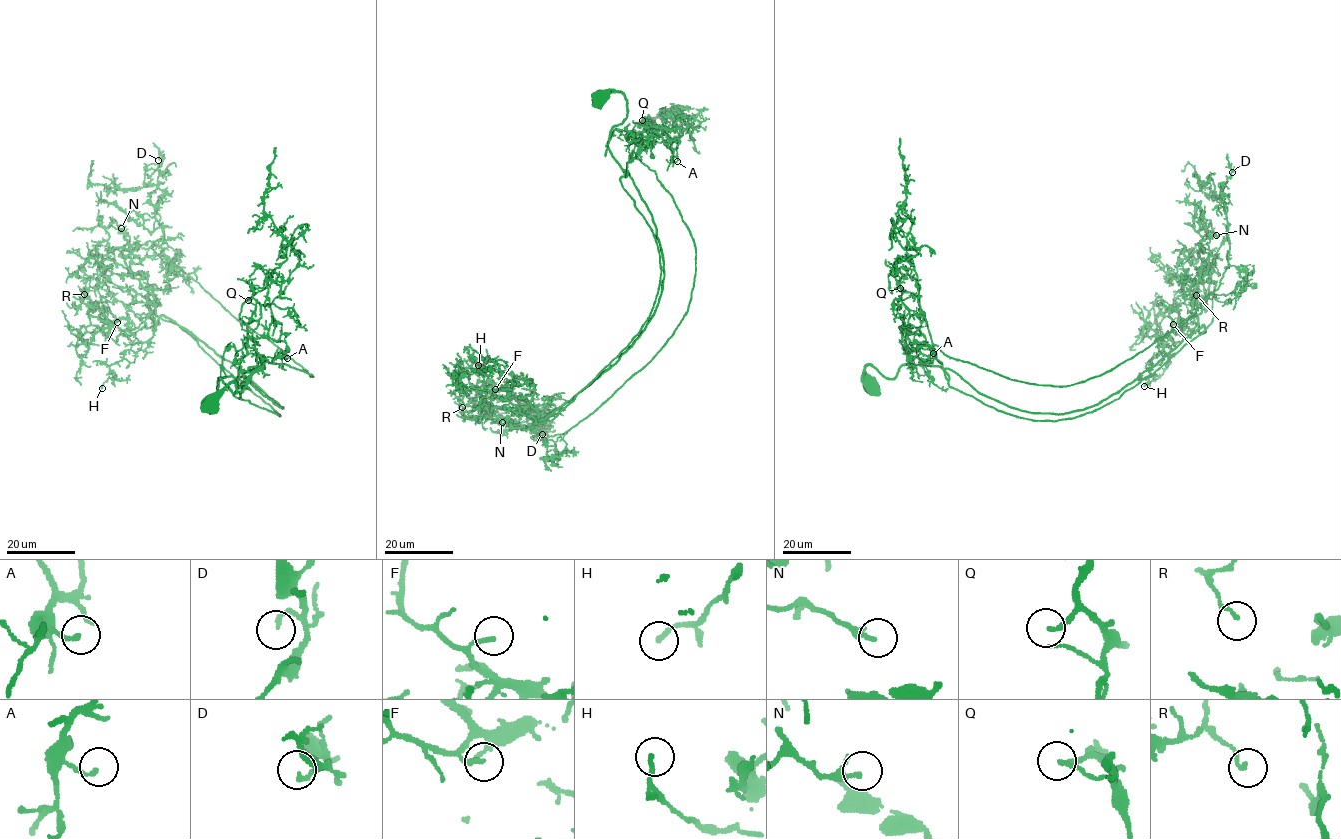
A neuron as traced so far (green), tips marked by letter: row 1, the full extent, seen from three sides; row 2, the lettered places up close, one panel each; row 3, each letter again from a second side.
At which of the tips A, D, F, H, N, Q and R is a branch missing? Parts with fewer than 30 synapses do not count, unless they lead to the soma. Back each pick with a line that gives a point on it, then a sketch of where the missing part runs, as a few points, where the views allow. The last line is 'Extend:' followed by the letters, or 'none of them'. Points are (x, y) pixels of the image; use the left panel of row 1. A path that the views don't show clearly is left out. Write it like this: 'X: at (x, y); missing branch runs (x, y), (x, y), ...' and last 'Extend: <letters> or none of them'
N: at (121, 228); missing branch runs (121, 228), (127, 226), (137, 206)
Q: at (248, 300); missing branch runs (248, 300), (241, 298), (234, 309), (236, 323), (240, 323)
Extend: N, Q

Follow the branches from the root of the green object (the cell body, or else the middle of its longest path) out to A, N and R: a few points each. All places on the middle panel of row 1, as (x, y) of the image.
A: (599, 98), (618, 91), (626, 101), (626, 118), (610, 140), (615, 129), (640, 133), (647, 124), (677, 161)
N: (599, 98), (626, 101), (608, 149), (652, 218), (662, 294), (571, 399), (526, 429), (488, 407), (502, 422)
R: (599, 98), (626, 101), (608, 149), (656, 230), (654, 315), (544, 419), (466, 385), (462, 407)

